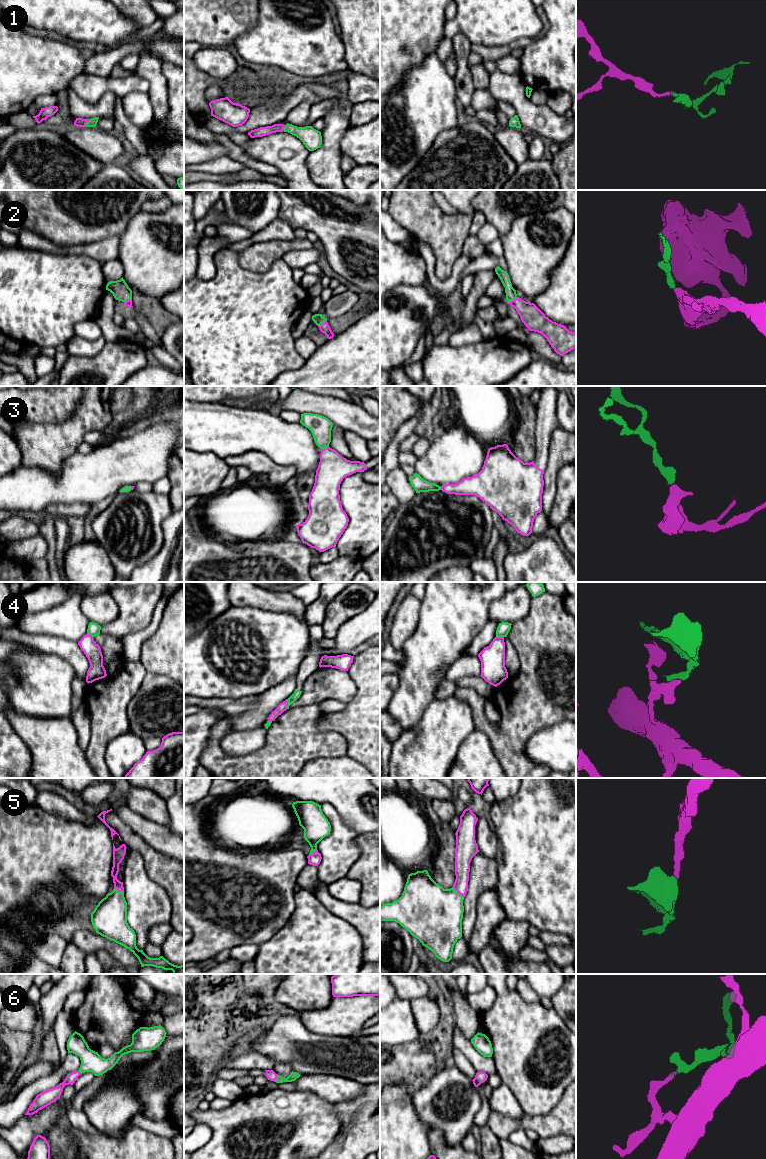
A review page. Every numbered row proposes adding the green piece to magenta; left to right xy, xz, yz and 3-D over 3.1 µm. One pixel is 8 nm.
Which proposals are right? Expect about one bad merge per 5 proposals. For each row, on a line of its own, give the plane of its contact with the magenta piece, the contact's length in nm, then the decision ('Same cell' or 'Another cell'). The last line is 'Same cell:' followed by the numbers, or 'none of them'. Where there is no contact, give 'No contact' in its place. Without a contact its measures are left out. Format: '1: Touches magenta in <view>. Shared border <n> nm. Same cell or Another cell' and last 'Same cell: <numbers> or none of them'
1: Touches magenta in xy. Shared border 80 nm. Same cell
2: Touches magenta in xz. Shared border 80 nm. Same cell
3: Touches magenta in xz. Shared border 60 nm. Same cell
4: Touches magenta in xz. Shared border 80 nm. Another cell
5: Touches magenta in yz. Shared border 130 nm. Same cell
6: Touches magenta in xz. Shared border 70 nm. Same cell
Same cell: 1, 2, 3, 5, 6

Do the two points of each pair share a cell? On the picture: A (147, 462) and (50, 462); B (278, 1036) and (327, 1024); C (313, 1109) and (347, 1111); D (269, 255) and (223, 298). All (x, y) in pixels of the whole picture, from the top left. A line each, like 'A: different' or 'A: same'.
A: different
B: different
C: different
D: different

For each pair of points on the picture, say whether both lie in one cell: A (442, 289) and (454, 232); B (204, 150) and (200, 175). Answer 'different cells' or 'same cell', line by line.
A: different cells
B: different cells

